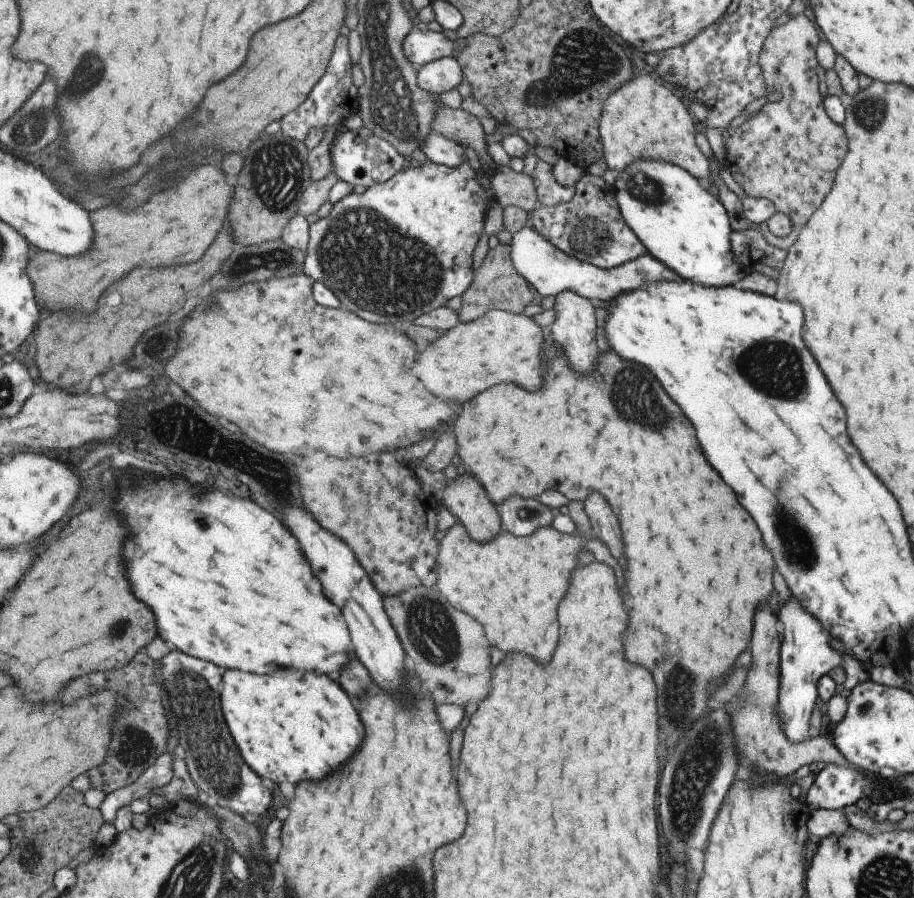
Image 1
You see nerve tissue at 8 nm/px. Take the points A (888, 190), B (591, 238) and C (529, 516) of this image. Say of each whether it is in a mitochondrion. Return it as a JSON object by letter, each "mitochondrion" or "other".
{"A":"other","B":"mitochondrion","C":"mitochondrion"}

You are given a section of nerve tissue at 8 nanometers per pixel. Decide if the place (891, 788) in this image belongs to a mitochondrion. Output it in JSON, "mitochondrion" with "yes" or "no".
{"mitochondrion":"no"}

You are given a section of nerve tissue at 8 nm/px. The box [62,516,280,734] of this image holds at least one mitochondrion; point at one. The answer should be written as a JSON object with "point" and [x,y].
{"point":[116,630]}

